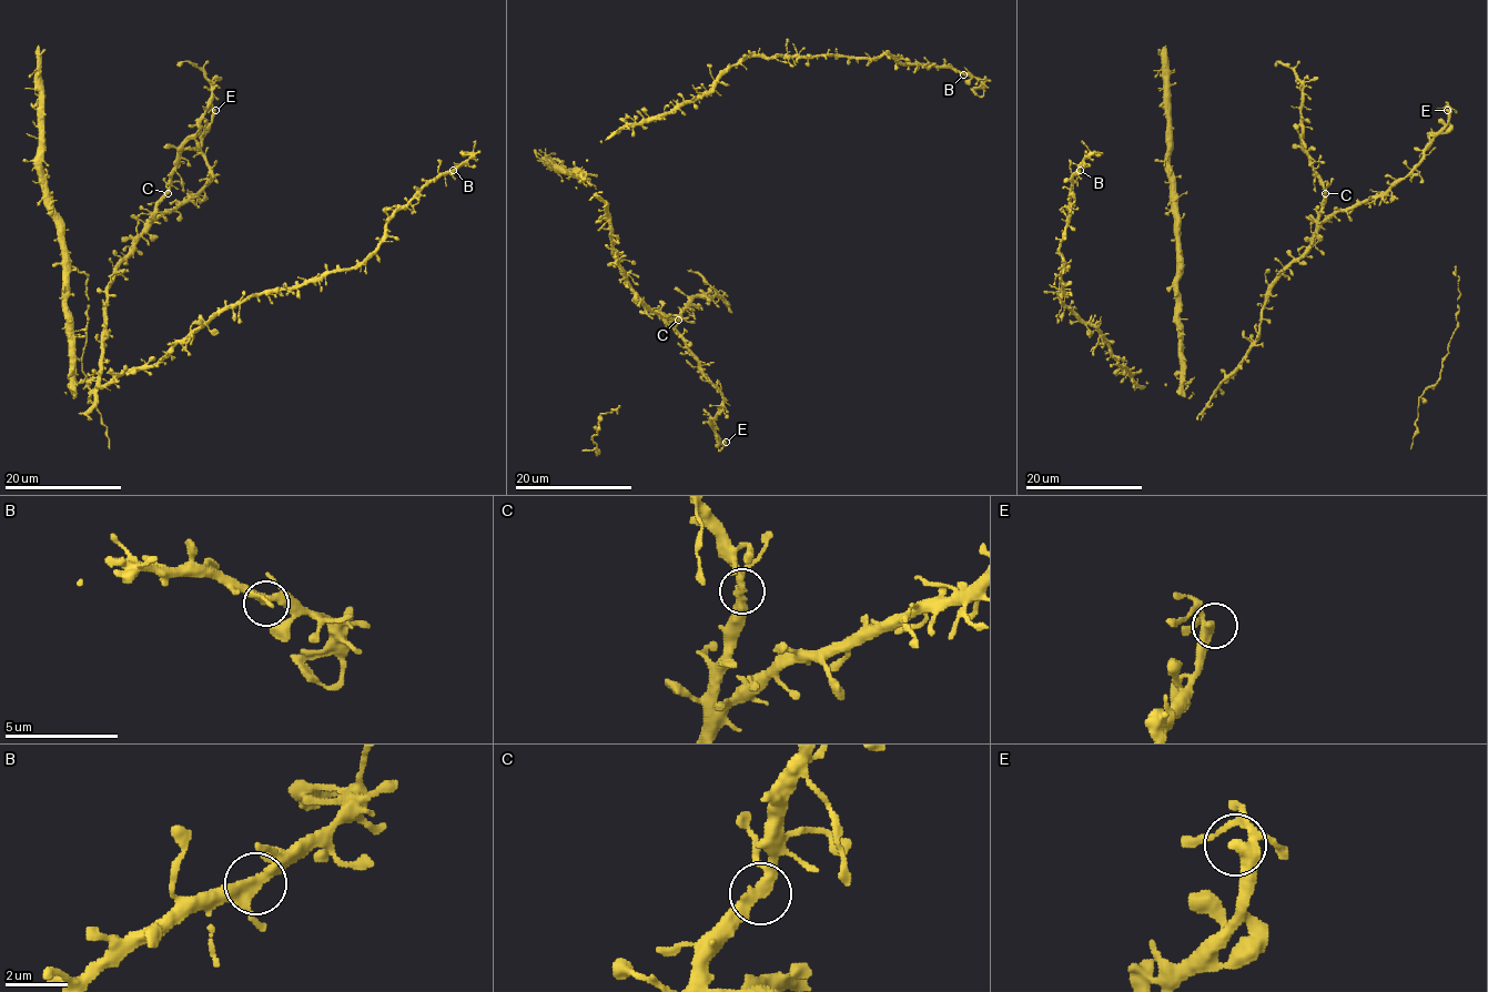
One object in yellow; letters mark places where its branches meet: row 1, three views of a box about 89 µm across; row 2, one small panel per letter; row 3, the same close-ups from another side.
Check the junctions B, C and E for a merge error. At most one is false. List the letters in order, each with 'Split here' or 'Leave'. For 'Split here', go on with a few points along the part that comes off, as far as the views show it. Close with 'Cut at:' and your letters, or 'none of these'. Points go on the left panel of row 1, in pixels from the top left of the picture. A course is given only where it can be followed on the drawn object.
B: Leave
C: Leave
E: Leave
Cut at: none of these

